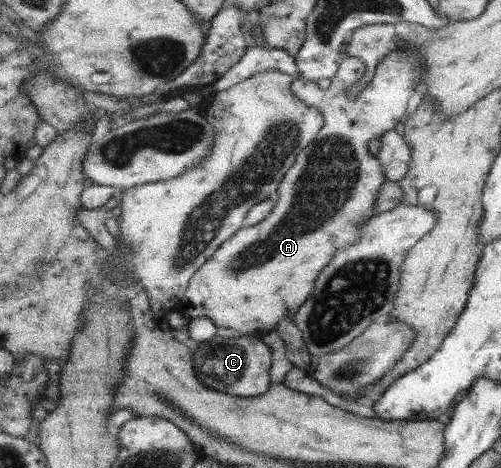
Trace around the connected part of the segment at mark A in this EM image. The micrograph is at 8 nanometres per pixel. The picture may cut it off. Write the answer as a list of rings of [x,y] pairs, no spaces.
[[[409,49],[393,51],[393,53],[385,55],[385,59],[381,59],[375,66],[374,74],[369,80],[369,83],[357,92],[357,94],[349,96],[349,92],[347,91],[349,91],[352,85],[363,75],[363,72],[363,65],[359,63],[355,57],[345,57],[343,55],[336,74],[330,79],[330,84],[327,89],[320,89],[314,81],[301,79],[292,80],[290,85],[292,94],[305,103],[306,106],[314,107],[321,113],[323,118],[322,126],[316,133],[316,136],[296,155],[291,167],[283,174],[281,181],[278,183],[277,191],[275,192],[277,196],[279,196],[279,199],[277,199],[274,208],[269,210],[258,224],[241,227],[227,242],[220,243],[220,249],[216,250],[212,257],[197,270],[197,273],[192,277],[192,281],[189,284],[188,293],[186,293],[186,305],[179,309],[186,316],[189,316],[191,319],[205,316],[213,322],[216,328],[227,327],[235,331],[254,333],[256,336],[268,330],[273,330],[280,319],[283,319],[286,315],[295,315],[298,307],[307,299],[309,292],[313,289],[313,283],[317,274],[323,269],[323,266],[329,263],[333,254],[336,253],[338,249],[345,249],[358,240],[358,227],[372,215],[374,205],[376,205],[377,190],[379,190],[380,185],[384,182],[382,165],[376,160],[376,157],[367,150],[367,143],[369,143],[370,139],[380,137],[384,131],[393,130],[396,123],[403,120],[407,101],[409,101],[409,97],[411,97],[411,94],[415,91],[415,87],[420,83],[422,64],[419,63],[419,59],[415,57],[415,51],[413,51],[413,49],[411,49],[411,51],[409,51]]]

